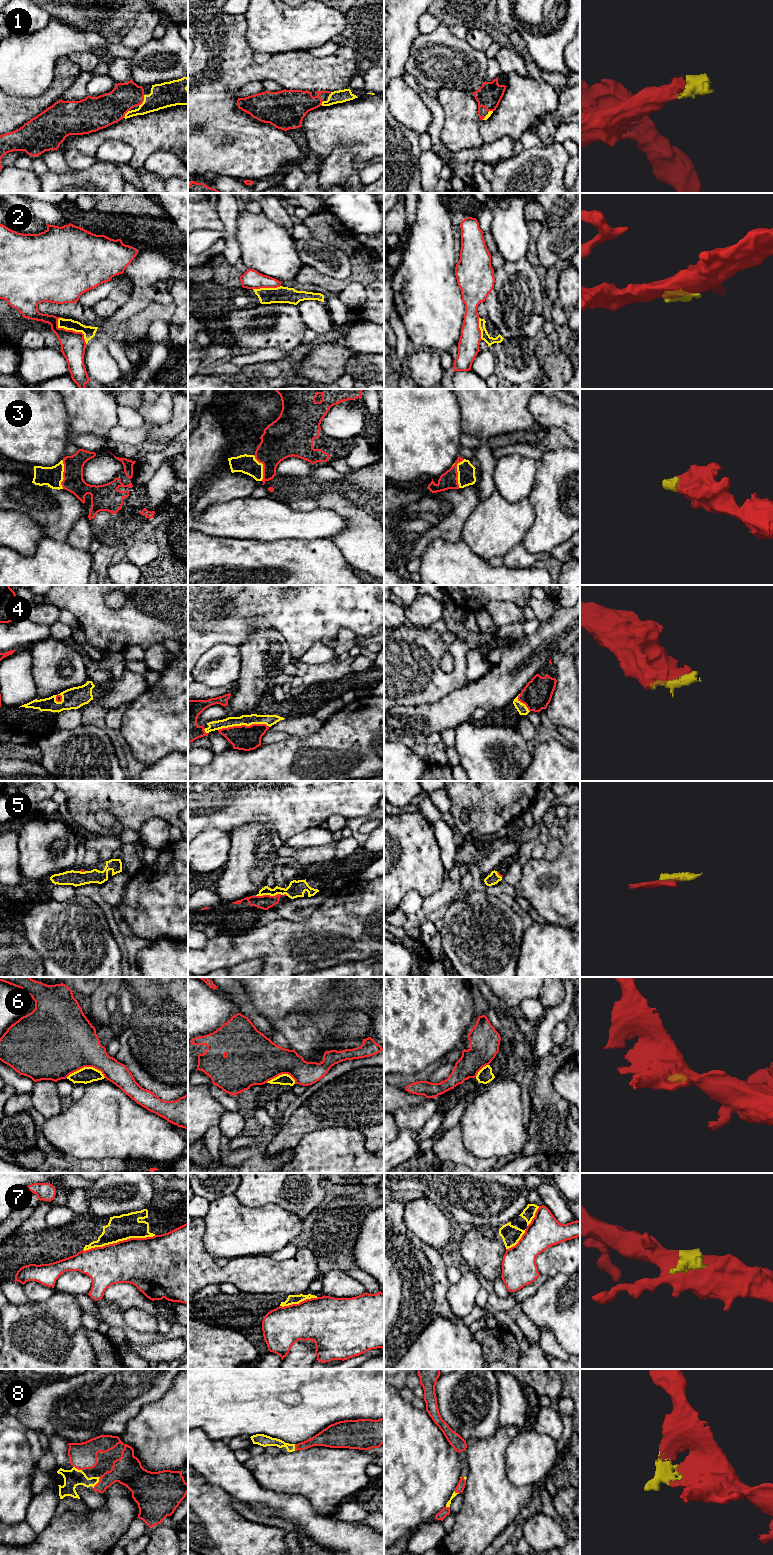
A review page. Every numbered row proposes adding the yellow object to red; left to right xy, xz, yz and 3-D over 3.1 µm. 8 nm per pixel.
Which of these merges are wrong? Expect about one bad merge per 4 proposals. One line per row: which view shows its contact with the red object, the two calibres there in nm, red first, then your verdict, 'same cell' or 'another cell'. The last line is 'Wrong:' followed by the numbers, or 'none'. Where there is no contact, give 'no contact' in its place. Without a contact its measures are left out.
1: xy | 240/200 nm | same cell
2: xy | 200/100 nm | another cell
3: yz | 140/140 nm | same cell
4: xz | 200/90 nm | same cell
5: xz | 120/130 nm | same cell
6: xy | 480/130 nm | another cell
7: xy | 380/200 nm | another cell
8: xy | 220/140 nm | same cell
Wrong: 2, 6, 7

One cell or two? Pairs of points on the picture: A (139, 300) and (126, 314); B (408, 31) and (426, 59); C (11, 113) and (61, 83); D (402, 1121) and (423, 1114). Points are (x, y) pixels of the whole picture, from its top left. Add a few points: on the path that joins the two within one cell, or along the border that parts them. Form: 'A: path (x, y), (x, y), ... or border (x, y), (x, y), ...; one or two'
A: path (136, 303), (128, 311); one
B: border (420, 33), (413, 43), (411, 54), (406, 62); two
C: path (23, 109), (41, 103), (49, 95); one
D: path (407, 1118), (418, 1115); one

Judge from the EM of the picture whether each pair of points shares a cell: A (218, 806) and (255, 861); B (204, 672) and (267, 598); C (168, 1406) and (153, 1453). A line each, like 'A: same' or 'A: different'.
A: different
B: different
C: same

